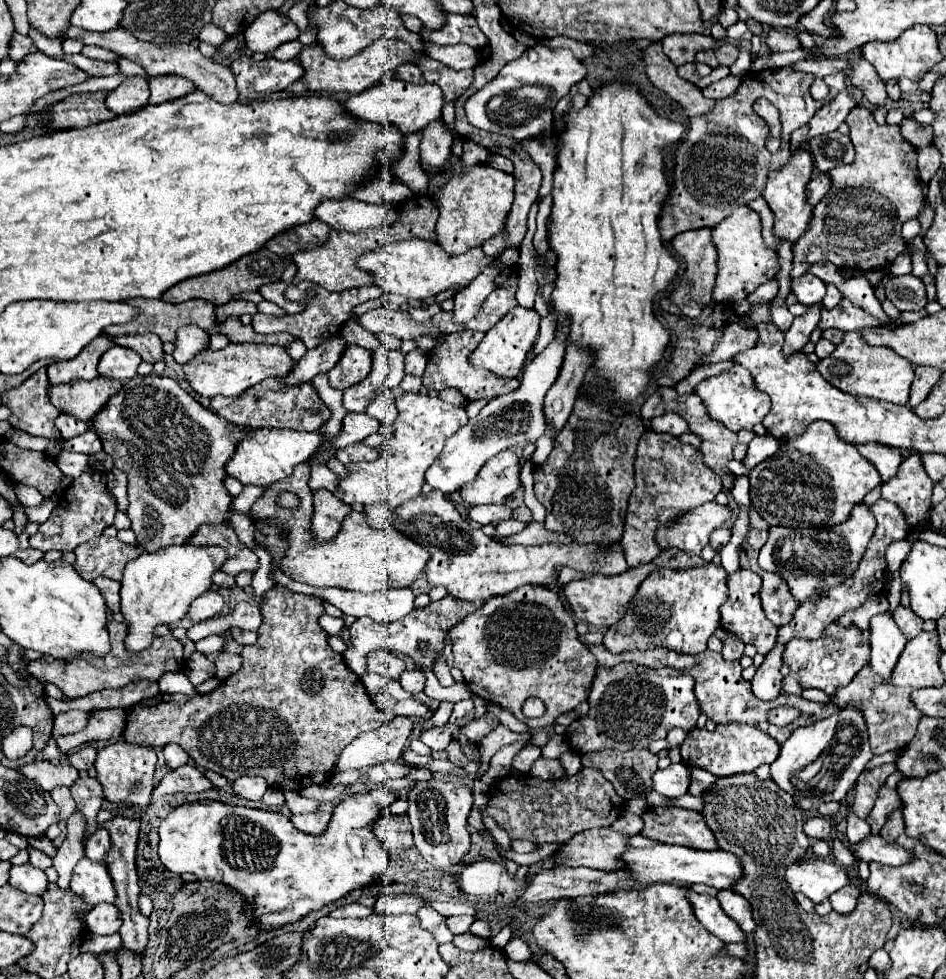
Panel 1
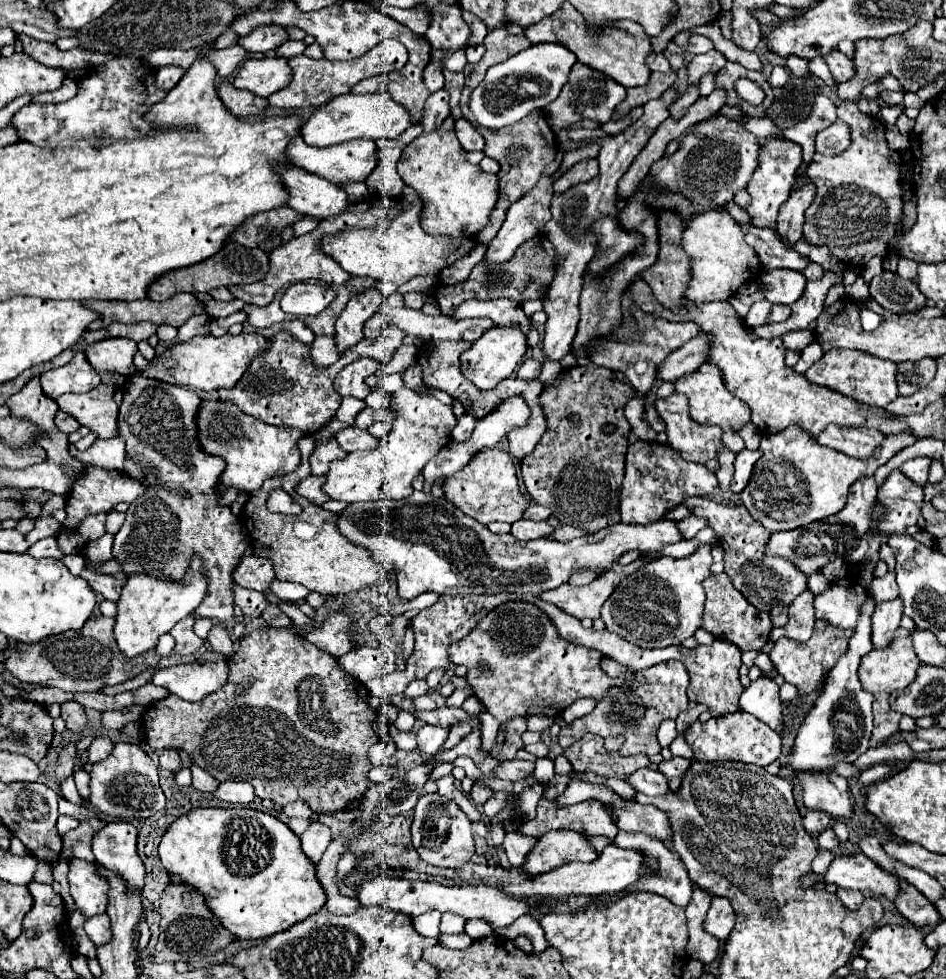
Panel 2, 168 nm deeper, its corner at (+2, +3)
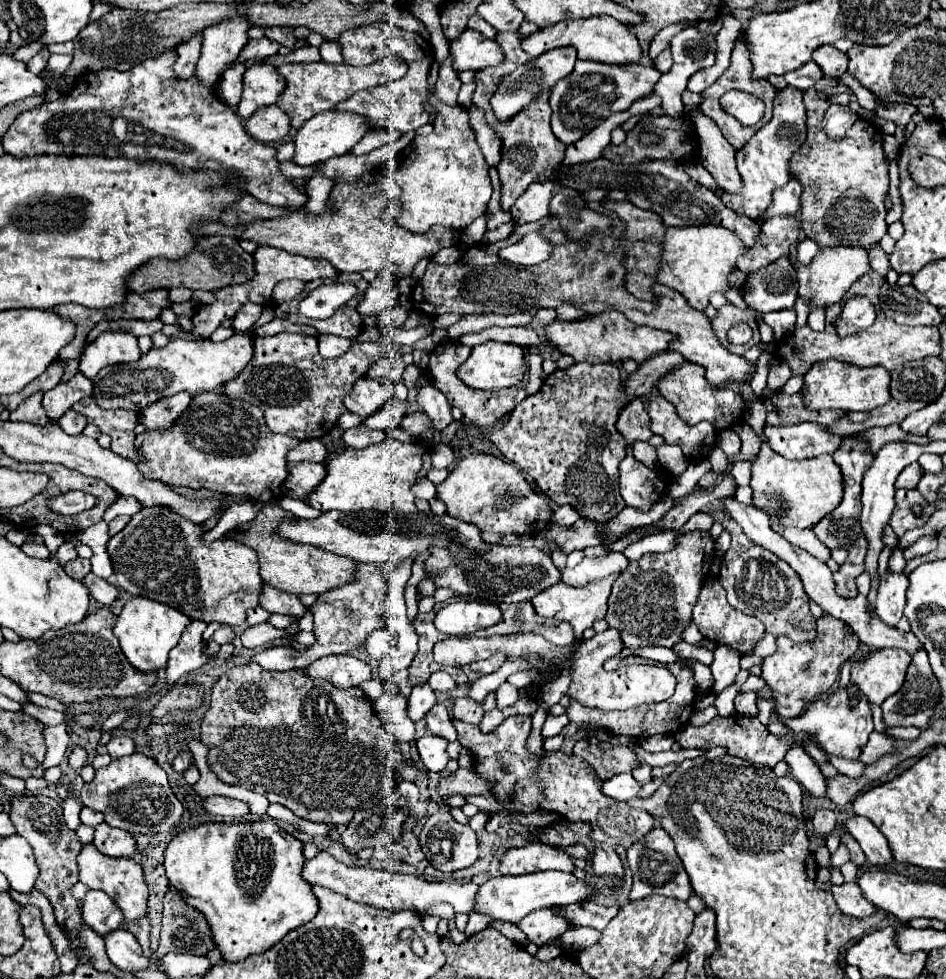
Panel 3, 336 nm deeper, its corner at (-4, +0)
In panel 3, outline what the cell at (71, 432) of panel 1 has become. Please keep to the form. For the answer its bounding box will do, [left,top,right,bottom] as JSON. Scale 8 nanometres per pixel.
[57,410,87,434]

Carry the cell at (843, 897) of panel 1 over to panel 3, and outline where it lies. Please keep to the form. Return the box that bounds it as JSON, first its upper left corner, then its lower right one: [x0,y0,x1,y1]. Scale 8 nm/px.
[831,882,877,918]

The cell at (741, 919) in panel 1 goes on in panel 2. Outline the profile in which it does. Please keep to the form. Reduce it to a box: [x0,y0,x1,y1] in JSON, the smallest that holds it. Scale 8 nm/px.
[703,895,737,941]

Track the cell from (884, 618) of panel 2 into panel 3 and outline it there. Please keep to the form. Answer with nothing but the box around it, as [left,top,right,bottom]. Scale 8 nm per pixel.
[877,570,909,626]

